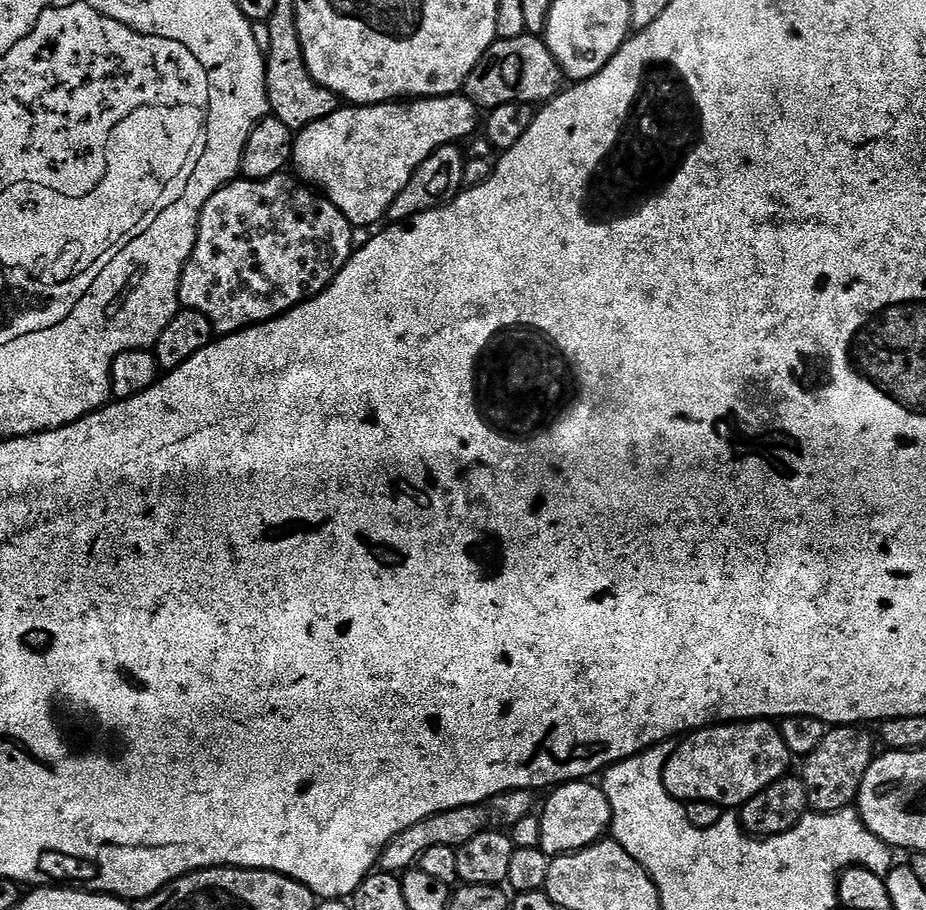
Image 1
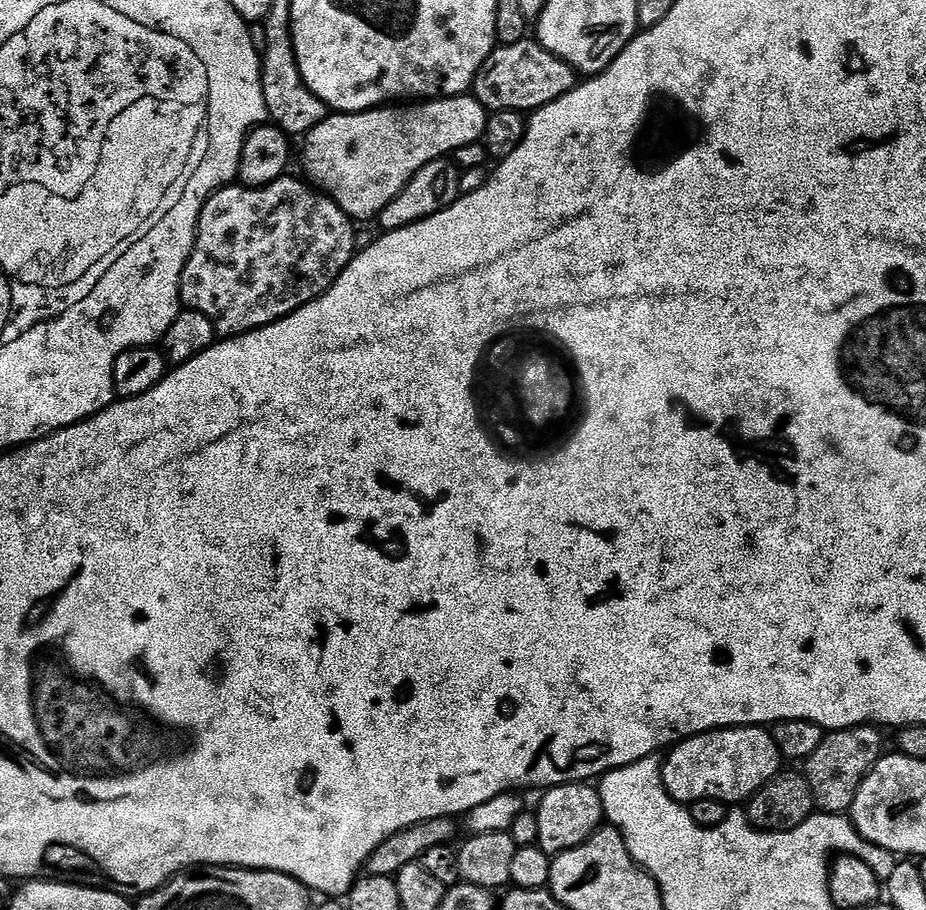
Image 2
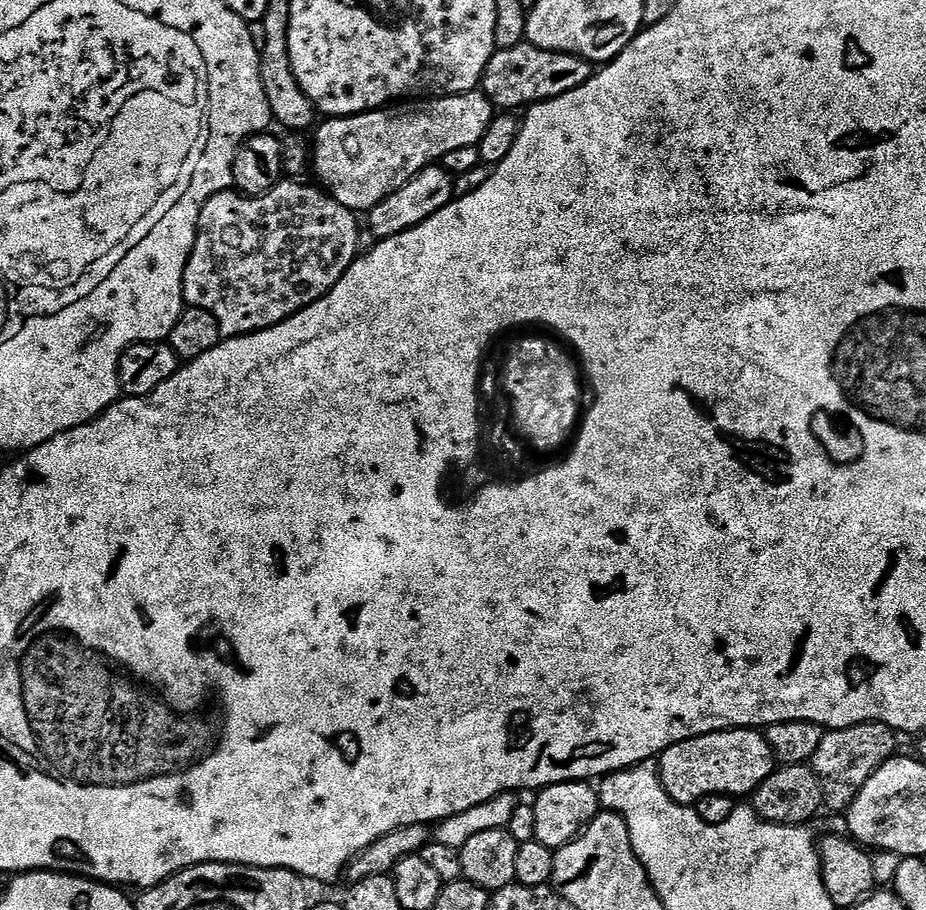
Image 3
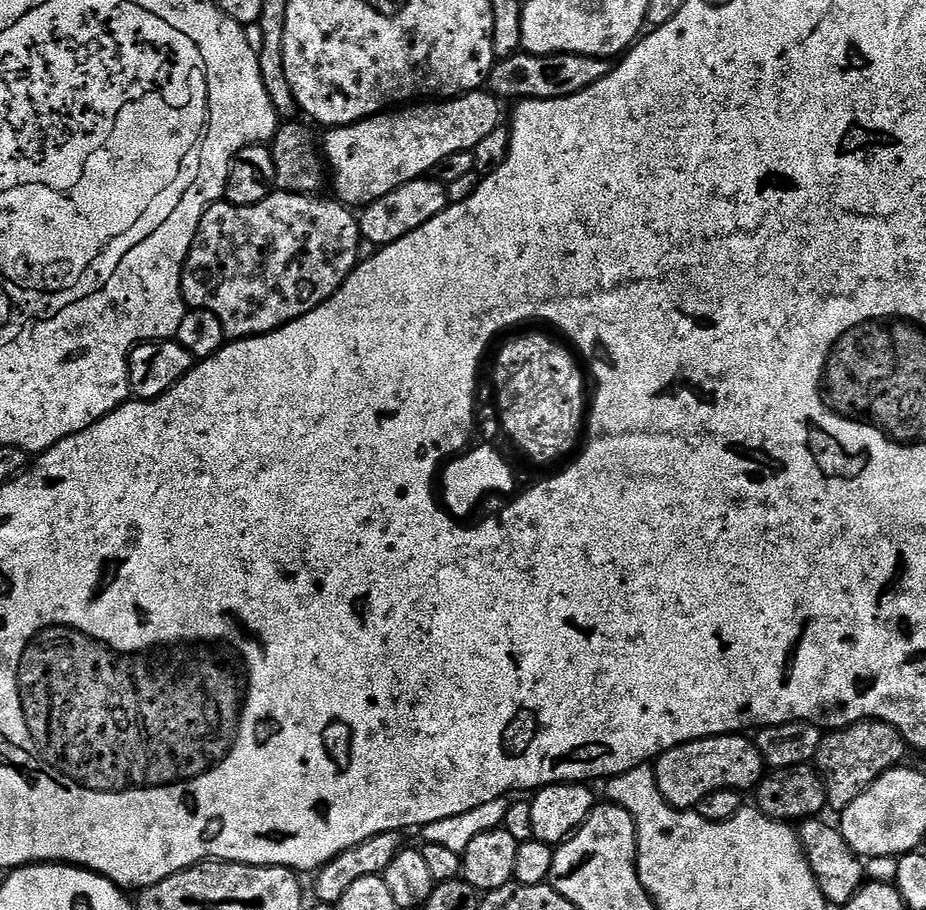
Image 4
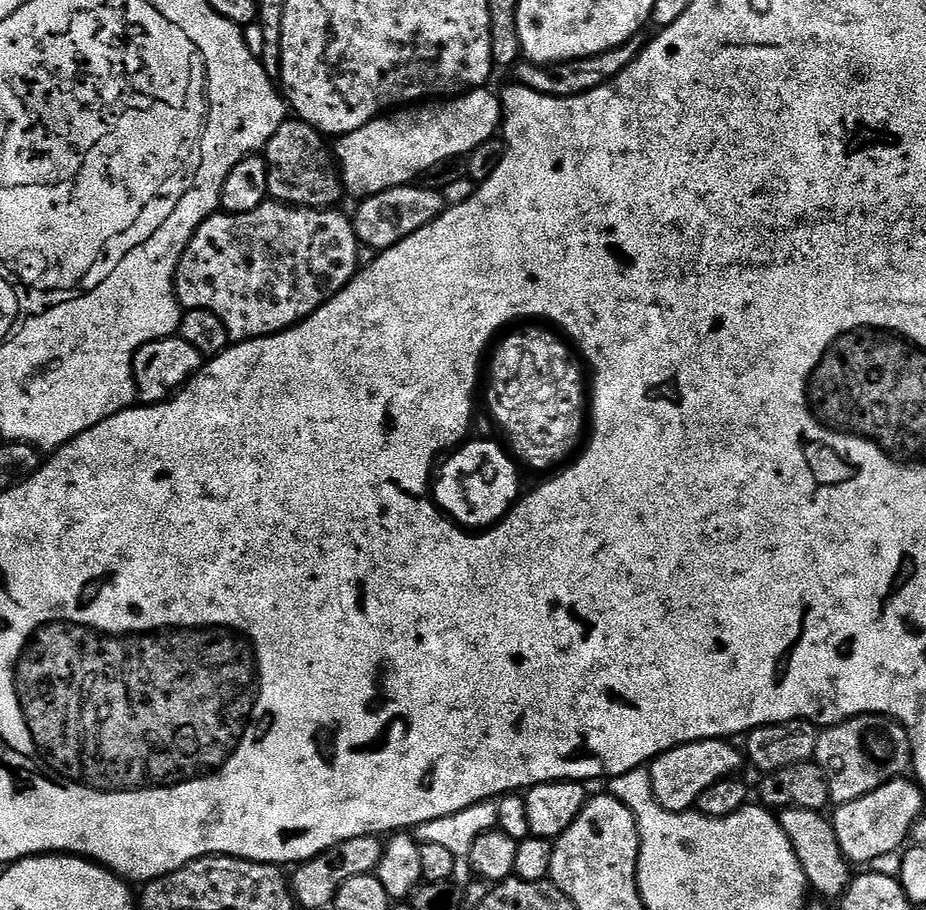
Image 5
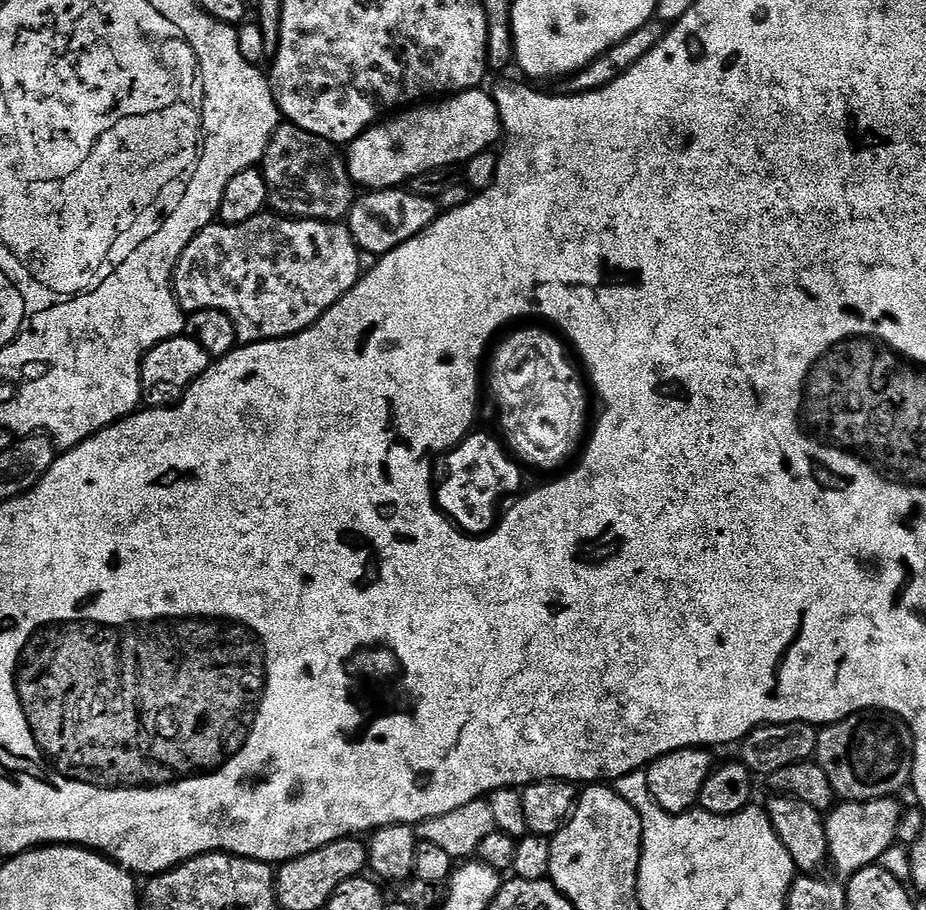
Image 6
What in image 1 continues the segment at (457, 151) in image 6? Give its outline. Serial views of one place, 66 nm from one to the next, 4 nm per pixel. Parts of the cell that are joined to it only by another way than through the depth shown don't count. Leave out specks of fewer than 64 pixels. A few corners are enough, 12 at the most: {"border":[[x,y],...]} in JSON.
{"border":[[463,94],[340,106],[292,163],[357,228],[438,150],[467,141]]}

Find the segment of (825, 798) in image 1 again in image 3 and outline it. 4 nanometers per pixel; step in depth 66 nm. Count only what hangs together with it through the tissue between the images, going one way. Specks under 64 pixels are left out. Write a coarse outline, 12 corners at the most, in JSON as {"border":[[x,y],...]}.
{"border":[[879,722],[825,731],[810,767],[824,808],[847,813],[897,755]]}

